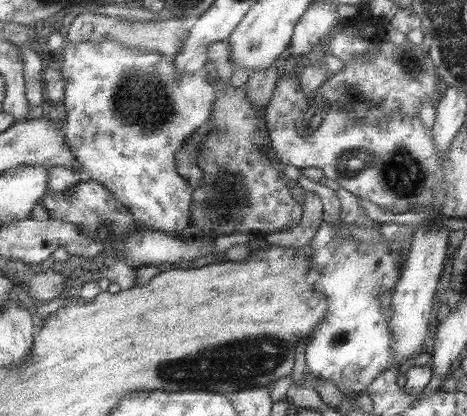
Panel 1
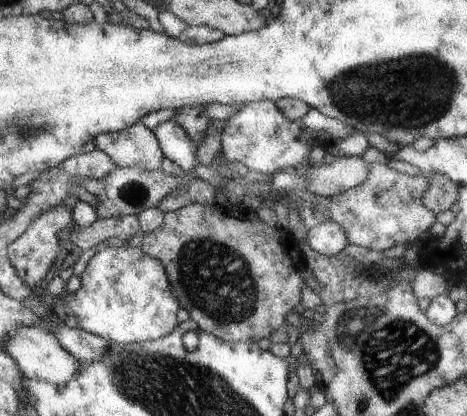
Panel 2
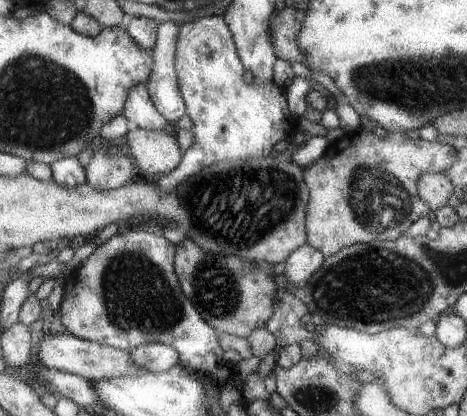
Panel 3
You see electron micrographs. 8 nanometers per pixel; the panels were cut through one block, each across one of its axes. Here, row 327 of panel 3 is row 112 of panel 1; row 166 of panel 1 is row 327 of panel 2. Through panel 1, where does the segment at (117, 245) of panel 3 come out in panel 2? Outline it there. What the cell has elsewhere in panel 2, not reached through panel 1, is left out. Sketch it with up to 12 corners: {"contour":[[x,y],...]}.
{"contour":[[97,252],[67,294],[115,344],[167,338],[183,308],[161,260]]}

